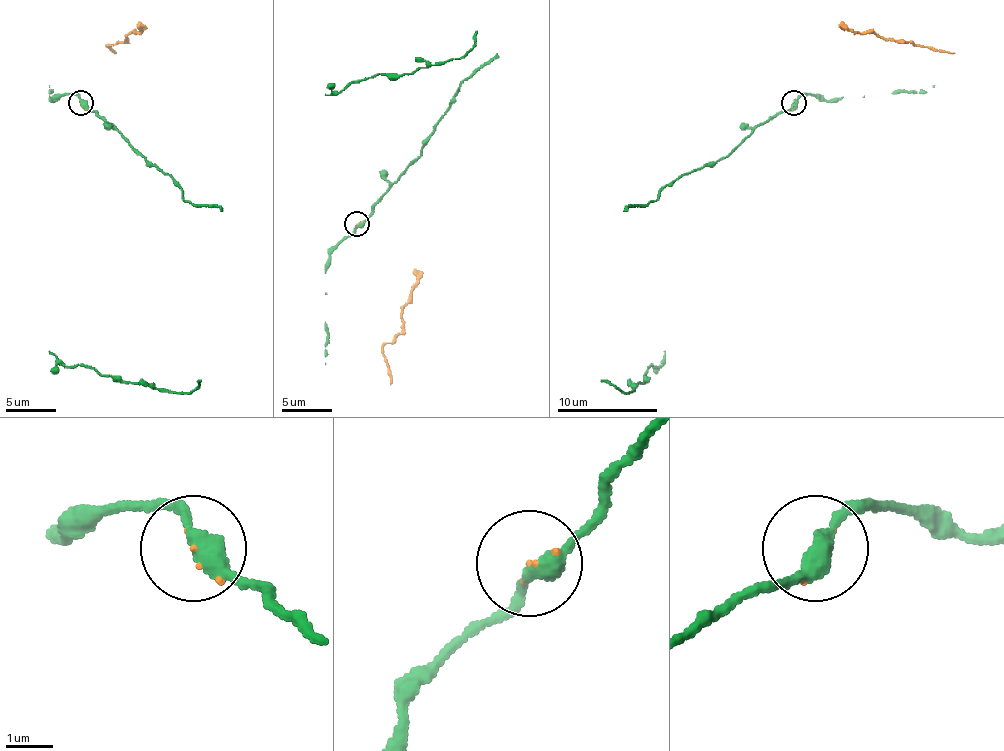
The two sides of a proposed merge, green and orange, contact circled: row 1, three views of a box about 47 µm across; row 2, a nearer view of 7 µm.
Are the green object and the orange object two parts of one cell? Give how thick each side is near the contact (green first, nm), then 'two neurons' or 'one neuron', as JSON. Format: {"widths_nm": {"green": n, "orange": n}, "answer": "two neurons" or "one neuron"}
{"widths_nm": {"green": 380, "orange": 30}, "answer": "one neuron"}

